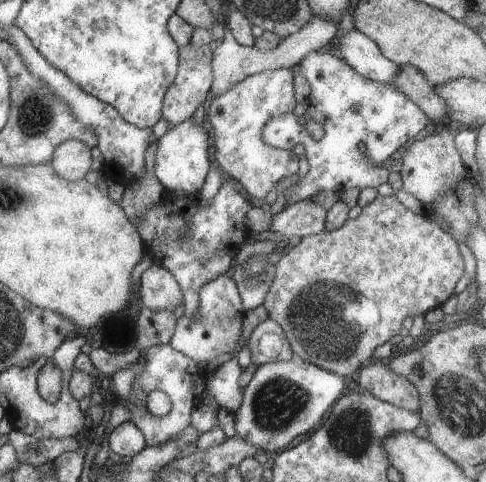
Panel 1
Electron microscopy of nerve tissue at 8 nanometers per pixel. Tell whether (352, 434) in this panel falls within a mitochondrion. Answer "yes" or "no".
yes

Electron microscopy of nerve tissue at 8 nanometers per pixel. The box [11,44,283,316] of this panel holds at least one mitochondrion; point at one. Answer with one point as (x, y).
(35, 115)

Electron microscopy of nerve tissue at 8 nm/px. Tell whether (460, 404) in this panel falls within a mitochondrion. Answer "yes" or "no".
yes

